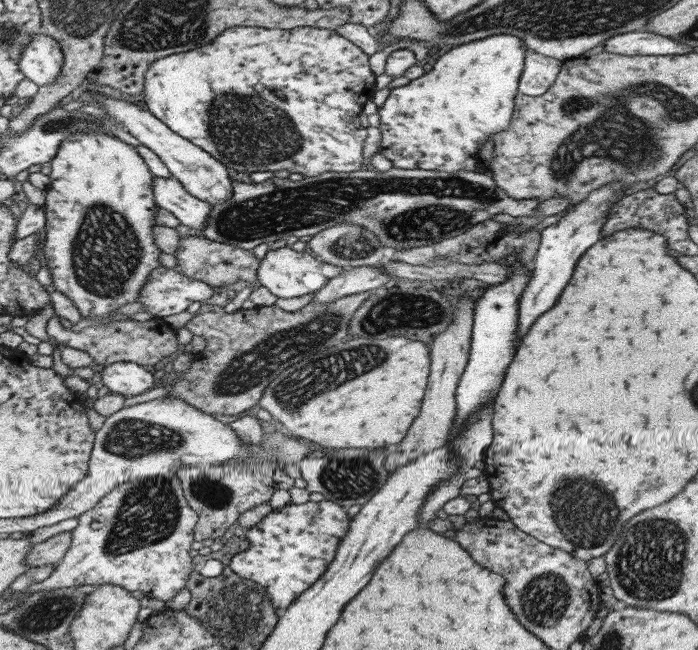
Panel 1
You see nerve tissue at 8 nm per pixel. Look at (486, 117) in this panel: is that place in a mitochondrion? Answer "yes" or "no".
no

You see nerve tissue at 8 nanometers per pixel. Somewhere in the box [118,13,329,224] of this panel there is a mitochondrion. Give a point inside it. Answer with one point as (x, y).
(245, 130)

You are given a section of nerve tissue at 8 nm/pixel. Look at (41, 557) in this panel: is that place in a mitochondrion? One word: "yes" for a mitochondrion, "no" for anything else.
no

